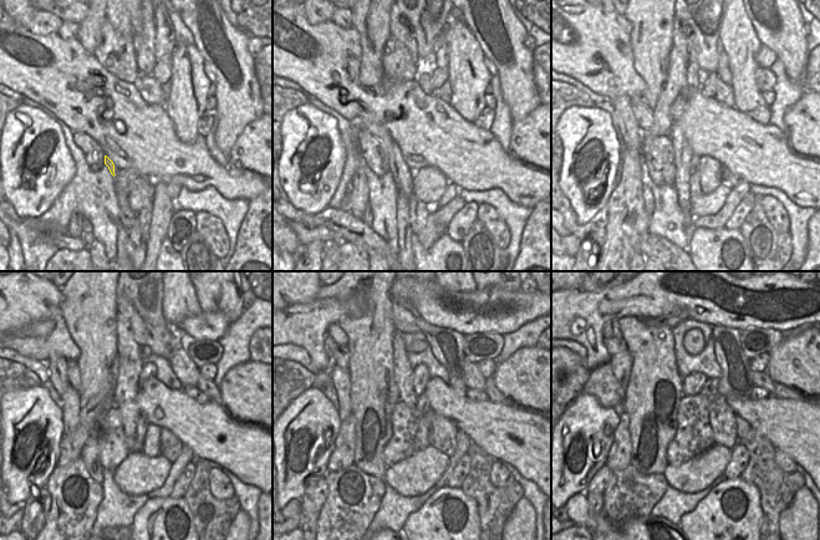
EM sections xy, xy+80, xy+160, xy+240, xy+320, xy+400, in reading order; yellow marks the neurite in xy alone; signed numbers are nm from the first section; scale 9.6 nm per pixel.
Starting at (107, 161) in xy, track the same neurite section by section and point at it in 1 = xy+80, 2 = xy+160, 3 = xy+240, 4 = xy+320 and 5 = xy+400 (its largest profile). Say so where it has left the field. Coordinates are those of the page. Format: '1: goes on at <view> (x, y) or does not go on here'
1: goes on at xy+80 (376, 130)
2: goes on at xy+160 (643, 115)
3: goes on at xy+240 (72, 370)
4: goes on at xy+320 (342, 355)
5: goes on at xy+400 (614, 345)

